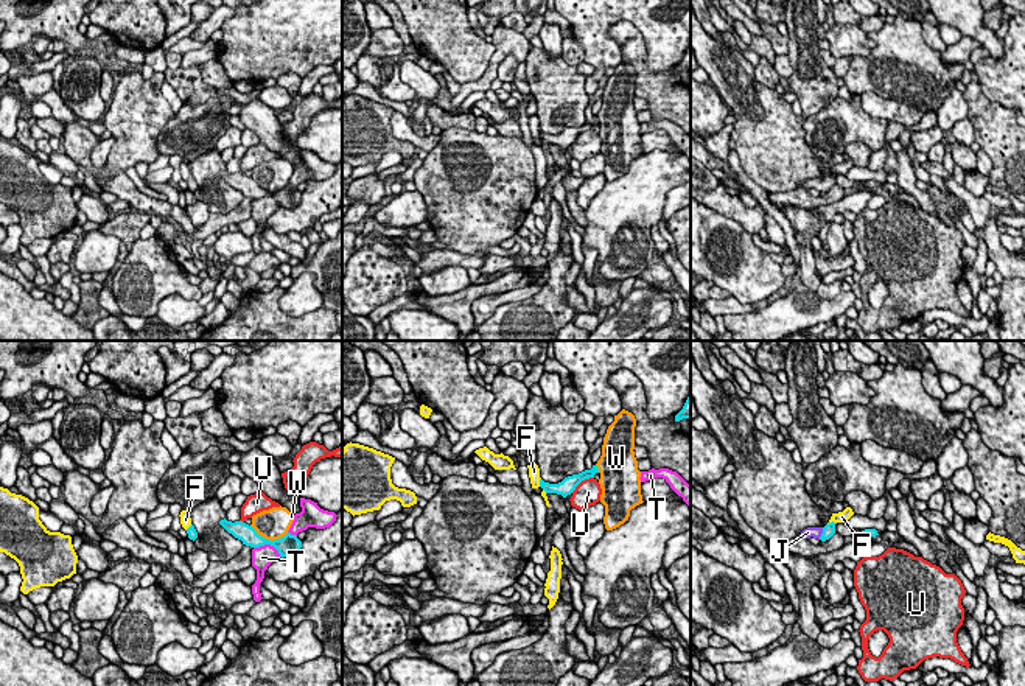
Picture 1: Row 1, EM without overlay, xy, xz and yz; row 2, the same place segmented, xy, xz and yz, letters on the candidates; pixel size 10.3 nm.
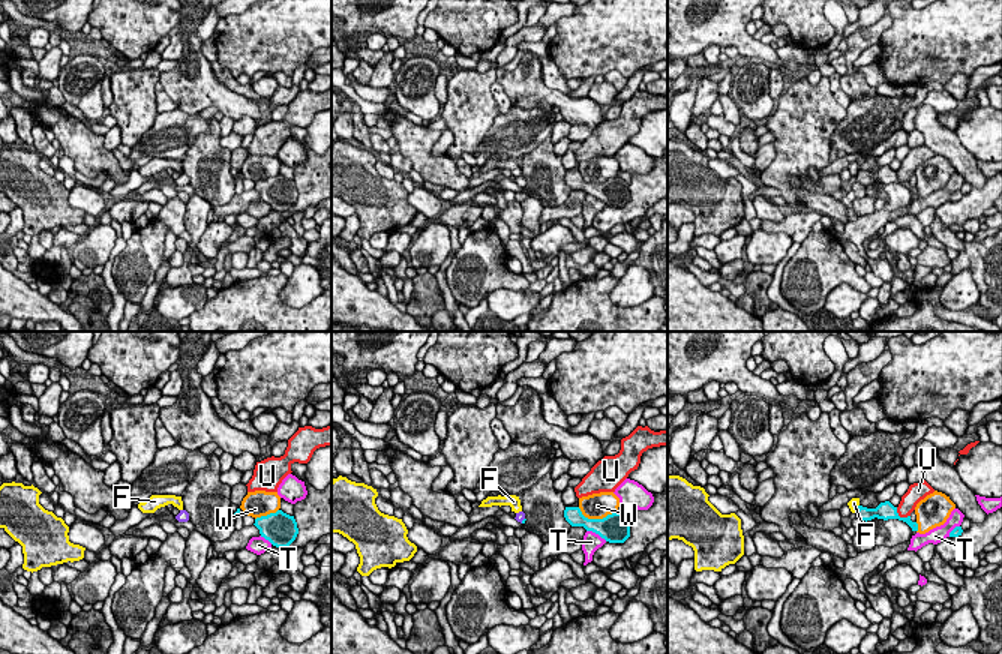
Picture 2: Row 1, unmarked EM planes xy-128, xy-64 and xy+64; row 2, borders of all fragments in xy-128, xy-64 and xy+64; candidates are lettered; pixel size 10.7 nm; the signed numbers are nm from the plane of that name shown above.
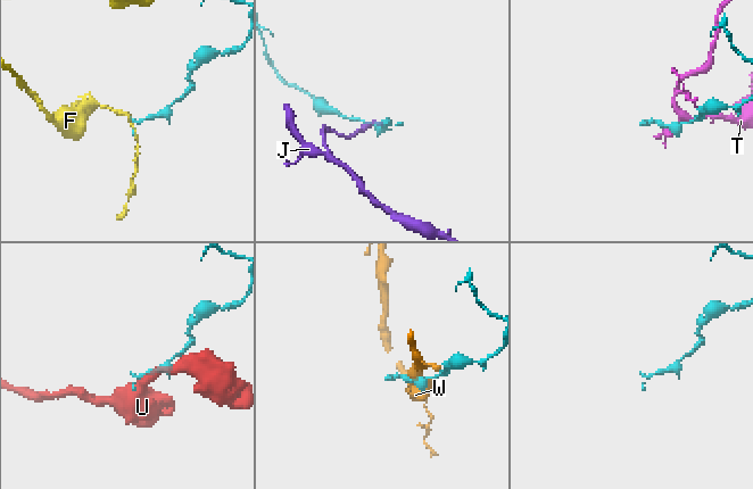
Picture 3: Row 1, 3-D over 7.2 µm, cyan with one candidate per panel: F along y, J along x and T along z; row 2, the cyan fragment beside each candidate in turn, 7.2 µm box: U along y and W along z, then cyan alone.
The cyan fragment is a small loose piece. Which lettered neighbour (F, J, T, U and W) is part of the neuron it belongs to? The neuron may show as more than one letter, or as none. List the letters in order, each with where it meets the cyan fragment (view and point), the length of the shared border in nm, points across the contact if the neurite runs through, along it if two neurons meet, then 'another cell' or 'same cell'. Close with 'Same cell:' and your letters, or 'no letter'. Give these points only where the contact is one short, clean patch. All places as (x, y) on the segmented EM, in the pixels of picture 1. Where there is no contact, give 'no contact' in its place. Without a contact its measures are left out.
F: meets cyan in yz at (832, 521); contact 100 nm long; border along yz (836, 521), (828, 524); another cell
J: meets cyan in yz at (822, 534); contact 140 nm long; runs through yz (829, 529), (822, 534), (815, 532); same cell
T: meets cyan in xy at (268, 543); contact 300 nm long; another cell
U: meets cyan in xz at (582, 479); contact 300 nm long; another cell
W: meets cyan in xy at (269, 540); contact 400 nm long; another cell
Same cell: J

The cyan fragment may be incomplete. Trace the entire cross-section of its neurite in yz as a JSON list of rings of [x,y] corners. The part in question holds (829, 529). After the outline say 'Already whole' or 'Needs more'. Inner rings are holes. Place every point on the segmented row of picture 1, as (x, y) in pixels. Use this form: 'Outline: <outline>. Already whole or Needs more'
Outline: [[[832,521],[832,523],[826,524],[824,527],[807,527],[801,534],[806,538],[813,537],[813,538],[818,538],[821,541],[826,541],[835,534],[835,524],[837,523]]]. Needs more

